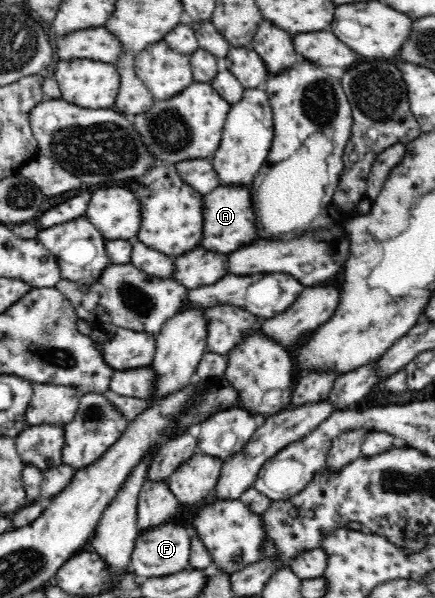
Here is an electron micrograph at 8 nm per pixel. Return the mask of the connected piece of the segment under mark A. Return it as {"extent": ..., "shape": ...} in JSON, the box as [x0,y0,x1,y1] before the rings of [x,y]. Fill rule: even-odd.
{"extent":[200,186,256,253],"shape":[[[218,186],[210,193],[202,194],[201,203],[204,203],[204,237],[200,239],[200,247],[218,253],[232,253],[240,247],[256,240],[256,214],[252,210],[249,186]]]}

